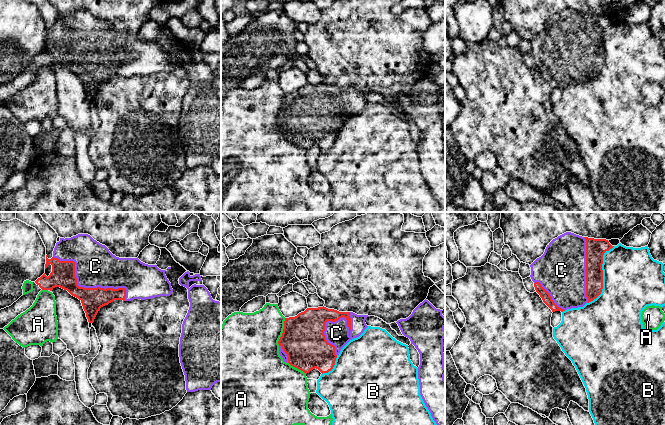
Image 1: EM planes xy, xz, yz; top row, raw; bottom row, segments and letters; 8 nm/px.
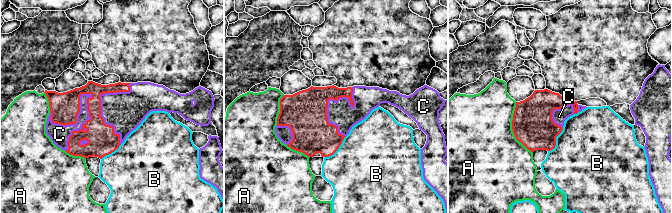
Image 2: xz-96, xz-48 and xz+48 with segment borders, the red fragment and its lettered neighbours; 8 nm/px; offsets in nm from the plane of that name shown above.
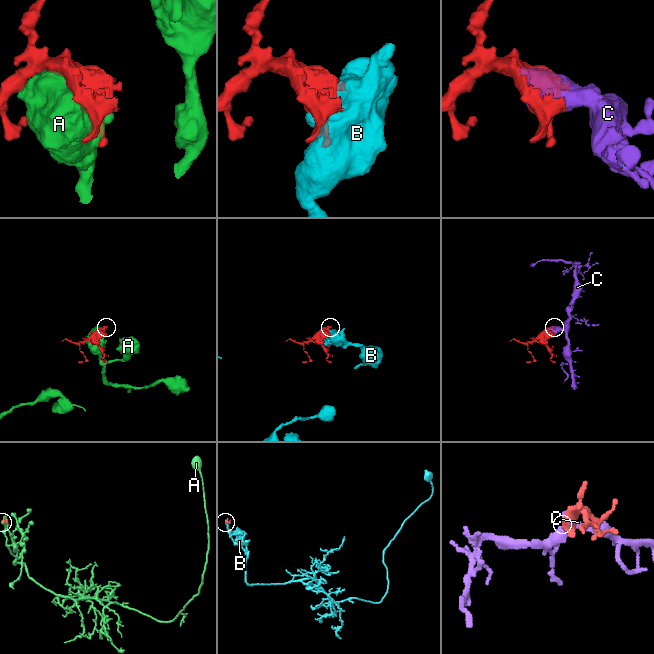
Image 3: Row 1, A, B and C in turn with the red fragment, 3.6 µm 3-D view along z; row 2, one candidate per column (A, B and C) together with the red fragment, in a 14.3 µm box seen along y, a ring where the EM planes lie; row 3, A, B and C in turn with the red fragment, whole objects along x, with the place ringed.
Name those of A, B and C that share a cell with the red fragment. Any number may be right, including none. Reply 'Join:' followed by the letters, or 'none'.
Join: C

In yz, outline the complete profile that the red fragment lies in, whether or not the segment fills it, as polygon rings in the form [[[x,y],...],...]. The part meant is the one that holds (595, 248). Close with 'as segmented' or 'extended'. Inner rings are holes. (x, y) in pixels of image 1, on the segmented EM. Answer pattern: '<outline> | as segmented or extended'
[[[571,232],[558,236],[547,245],[544,254],[530,265],[530,277],[536,292],[552,312],[583,307],[601,294],[603,255],[613,247],[606,239],[582,237]]] | extended

